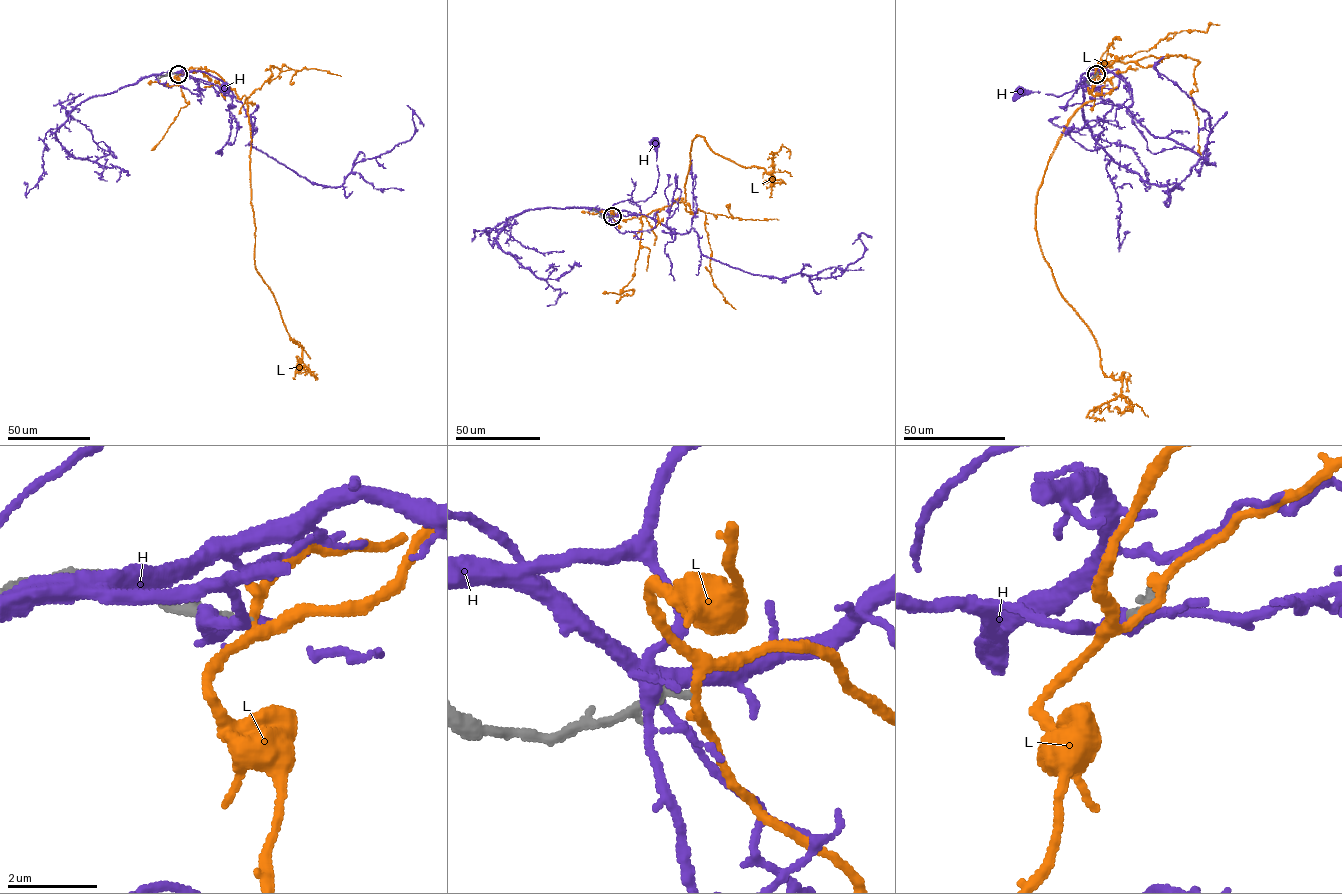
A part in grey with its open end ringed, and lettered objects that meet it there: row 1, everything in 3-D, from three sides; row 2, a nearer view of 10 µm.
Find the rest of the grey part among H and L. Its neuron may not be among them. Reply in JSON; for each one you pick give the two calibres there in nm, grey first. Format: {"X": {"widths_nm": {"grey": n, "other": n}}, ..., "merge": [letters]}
{"merge": []}

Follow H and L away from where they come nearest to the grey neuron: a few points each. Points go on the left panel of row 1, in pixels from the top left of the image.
H: (176, 74), (182, 73), (211, 83), (225, 95), (225, 86)
L: (178, 74), (211, 70), (245, 96), (254, 264), (286, 331), (301, 346), (300, 364), (315, 380)

